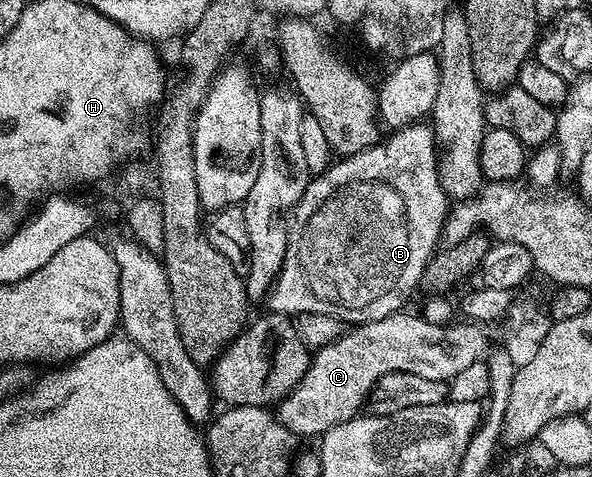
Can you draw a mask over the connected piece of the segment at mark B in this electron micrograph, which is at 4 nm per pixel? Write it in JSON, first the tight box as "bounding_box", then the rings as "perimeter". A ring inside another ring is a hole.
{"bounding_box":[265,128,449,325],"perimeter":[[[396,128],[392,137],[382,140],[378,145],[371,145],[359,153],[352,153],[336,160],[324,173],[312,176],[307,182],[307,189],[296,203],[291,219],[291,233],[287,236],[285,263],[279,272],[279,278],[265,298],[265,305],[270,312],[283,313],[283,307],[295,307],[289,301],[289,283],[291,275],[301,277],[309,275],[311,285],[337,301],[349,305],[349,323],[361,325],[365,321],[385,319],[400,312],[411,297],[411,292],[420,288],[423,272],[431,260],[443,236],[443,224],[449,210],[449,198],[439,181],[439,163],[437,145],[430,128]],[[375,209],[391,221],[391,225],[375,225]],[[343,225],[351,229],[363,229],[355,233],[343,233]]]}

